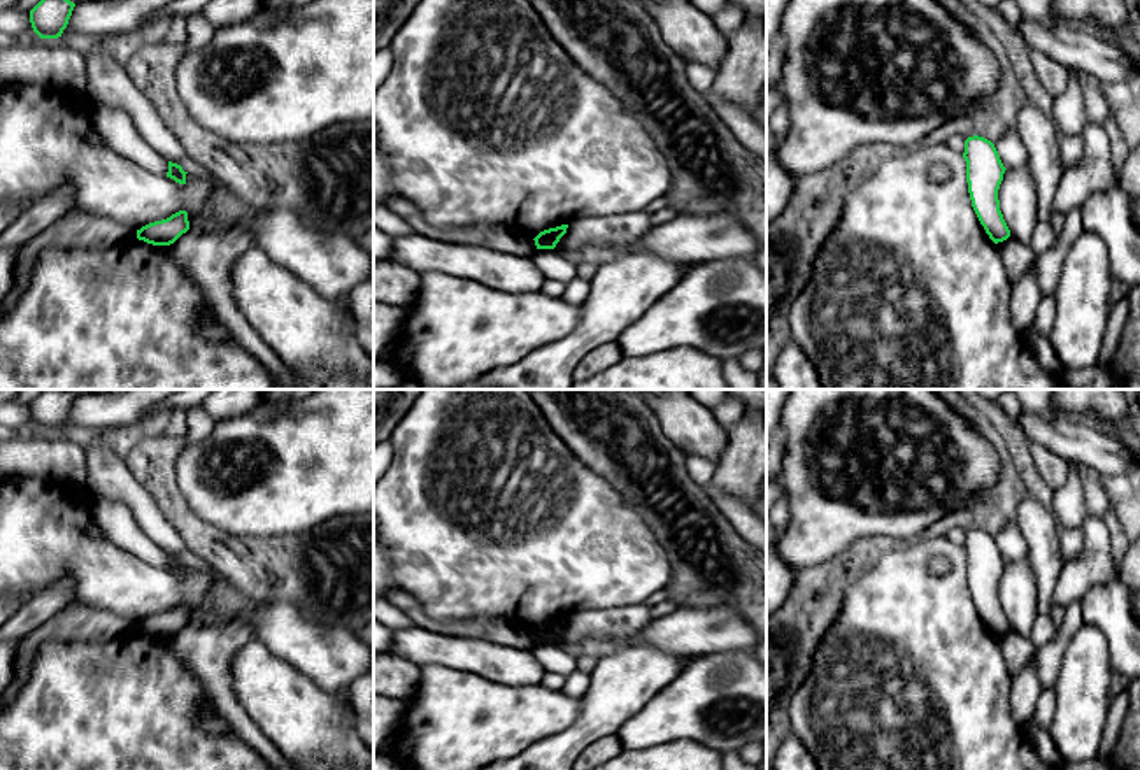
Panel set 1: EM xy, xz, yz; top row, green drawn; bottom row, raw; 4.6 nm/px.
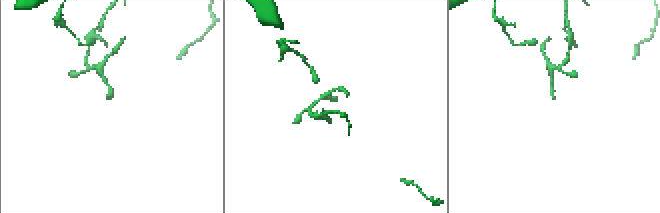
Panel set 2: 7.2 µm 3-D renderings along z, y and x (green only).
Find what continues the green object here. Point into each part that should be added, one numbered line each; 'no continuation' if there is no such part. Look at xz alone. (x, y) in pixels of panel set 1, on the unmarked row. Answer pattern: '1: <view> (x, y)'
no continuation

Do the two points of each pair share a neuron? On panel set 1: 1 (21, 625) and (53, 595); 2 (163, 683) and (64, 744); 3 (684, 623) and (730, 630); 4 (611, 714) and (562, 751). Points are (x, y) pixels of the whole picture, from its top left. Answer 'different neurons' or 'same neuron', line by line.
1: same neuron
2: same neuron
3: same neuron
4: same neuron

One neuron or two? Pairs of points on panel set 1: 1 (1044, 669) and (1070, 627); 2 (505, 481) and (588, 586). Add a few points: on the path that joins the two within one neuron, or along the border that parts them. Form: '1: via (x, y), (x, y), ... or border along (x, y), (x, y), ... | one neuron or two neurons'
1: via (1047, 658), (1061, 637) | one neuron
2: via (511, 507), (563, 560) | one neuron

